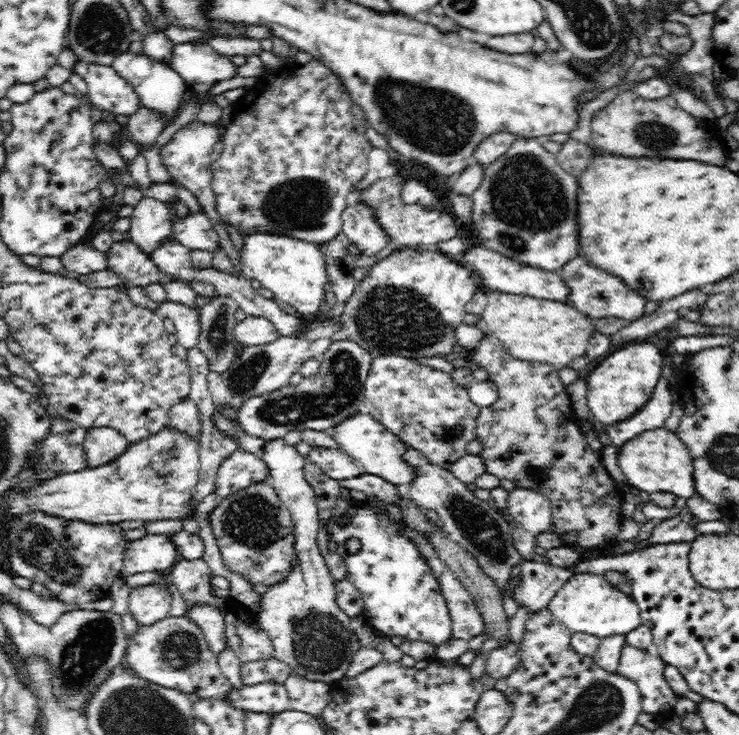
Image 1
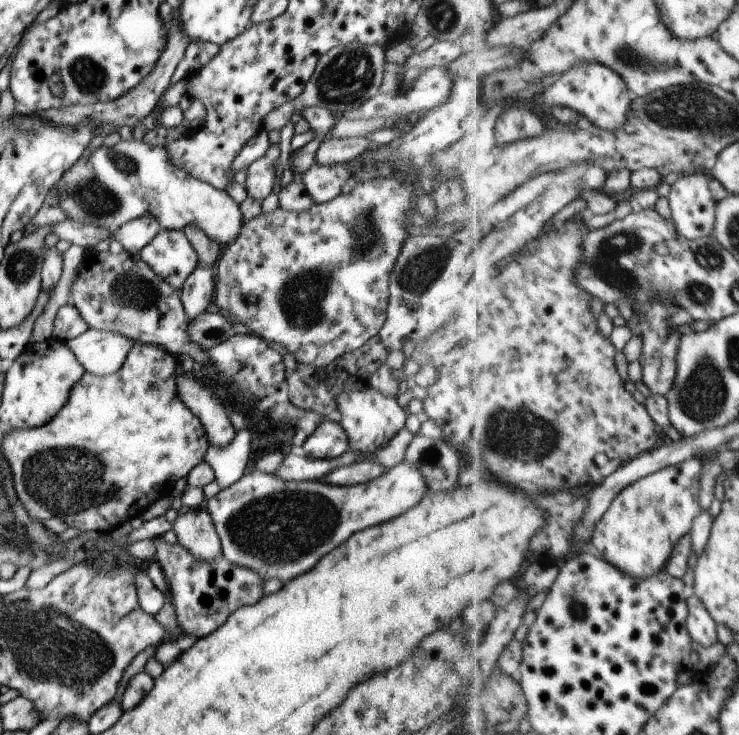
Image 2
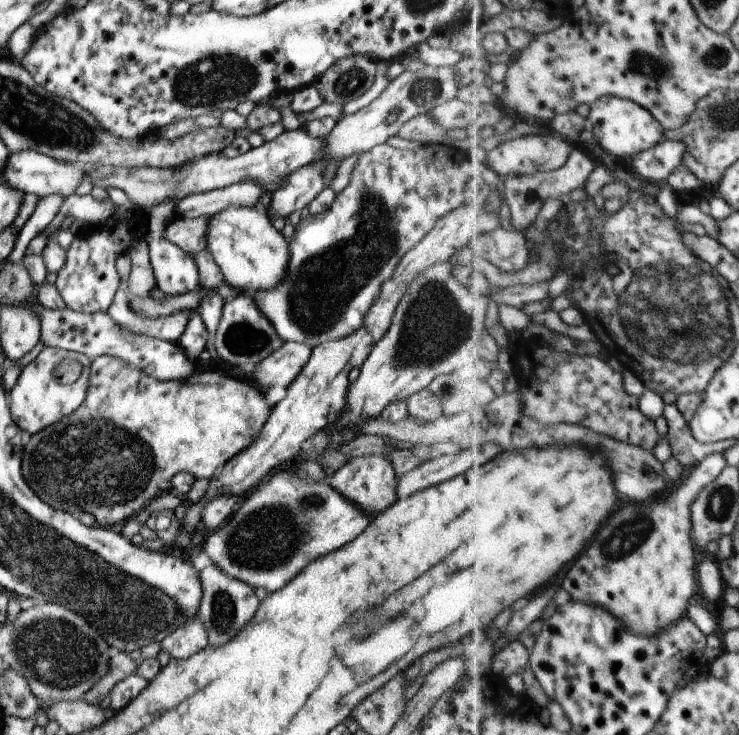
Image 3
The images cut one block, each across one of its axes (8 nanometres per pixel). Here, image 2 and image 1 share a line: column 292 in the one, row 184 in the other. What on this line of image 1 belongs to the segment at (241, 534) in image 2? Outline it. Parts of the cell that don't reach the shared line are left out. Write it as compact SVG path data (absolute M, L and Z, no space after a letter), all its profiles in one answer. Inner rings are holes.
M518 138L506 154L485 167L482 184L470 196L473 202L471 224L476 242L524 265L558 271L581 254L577 242L576 192L578 182L560 166L555 155L542 147L542 140Z

